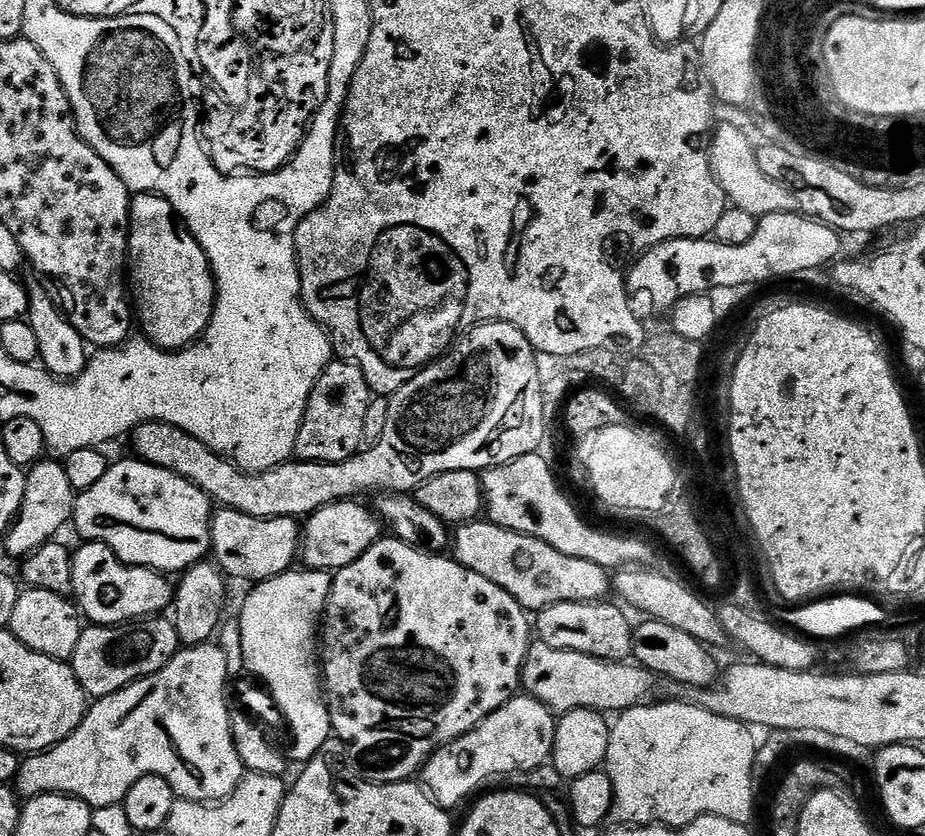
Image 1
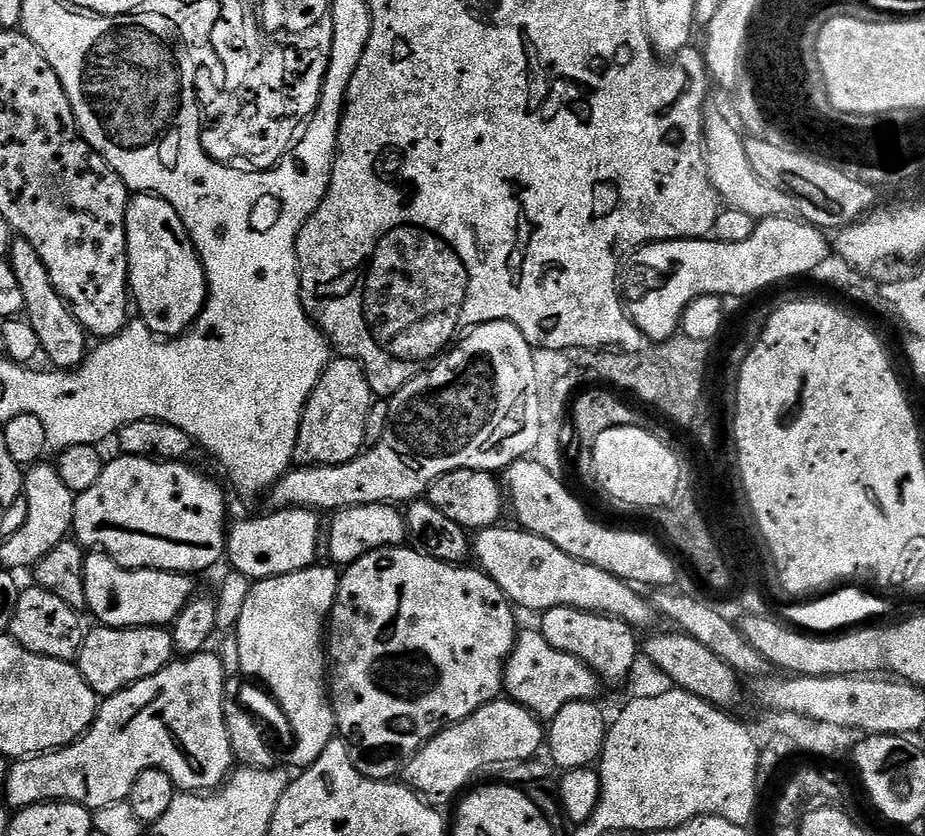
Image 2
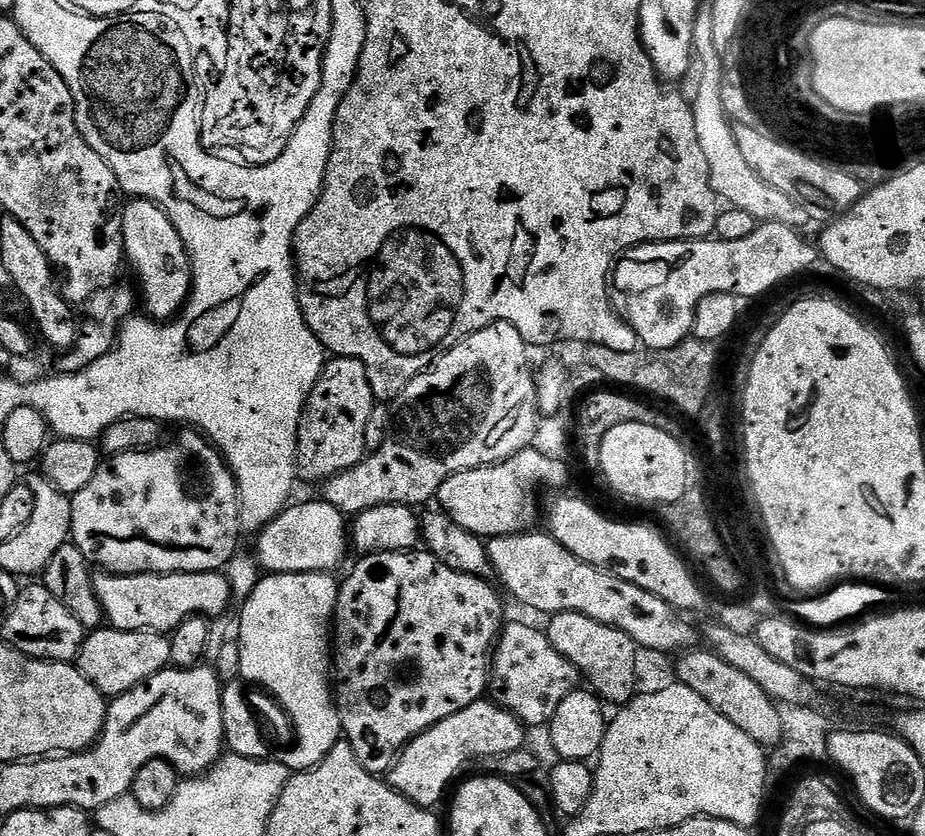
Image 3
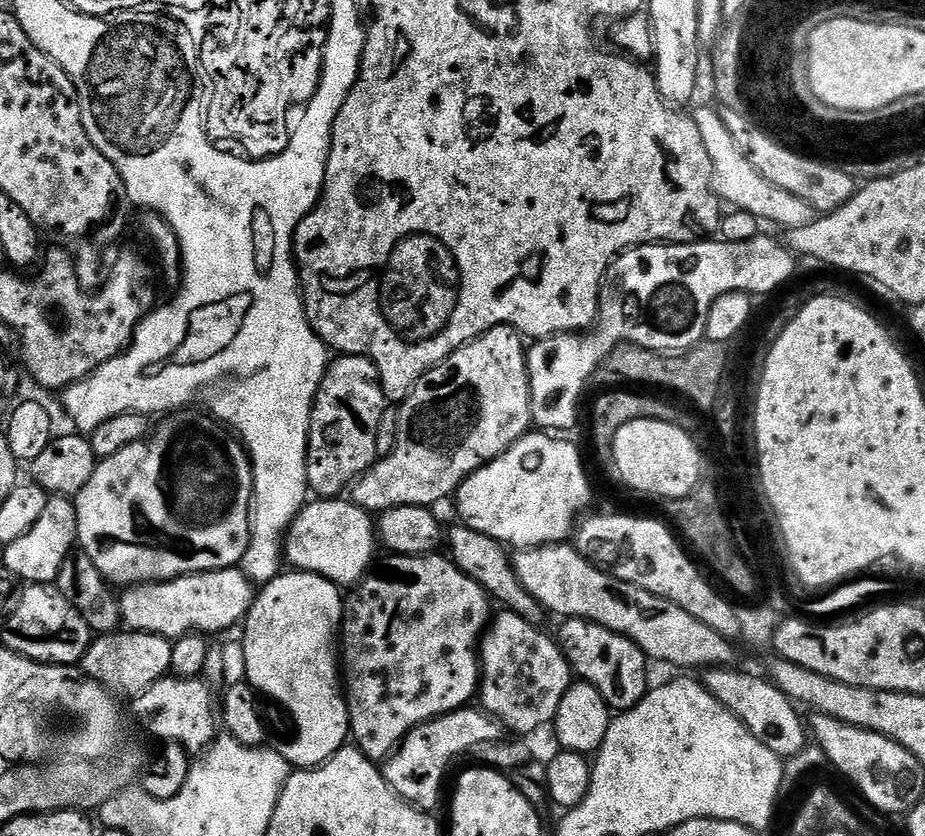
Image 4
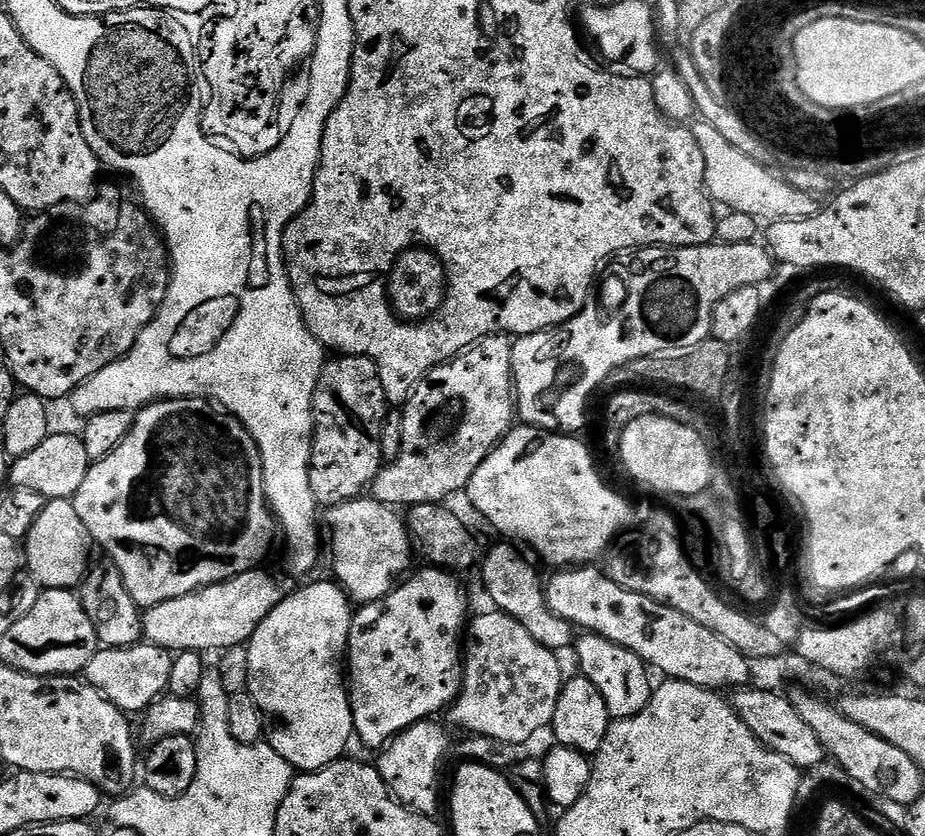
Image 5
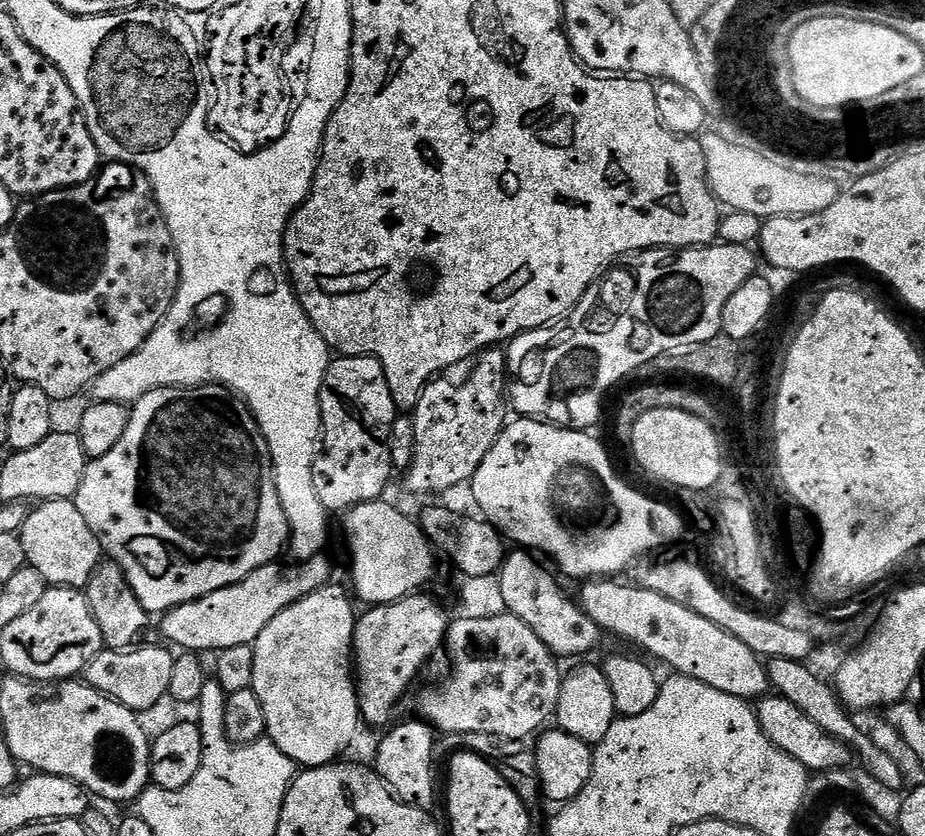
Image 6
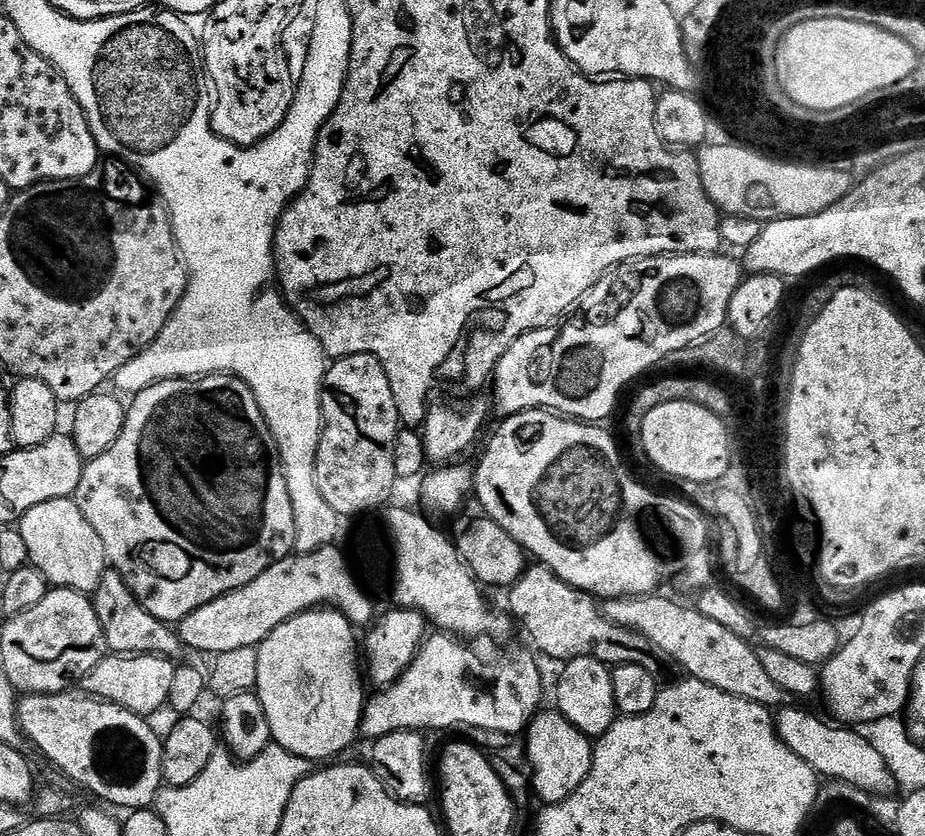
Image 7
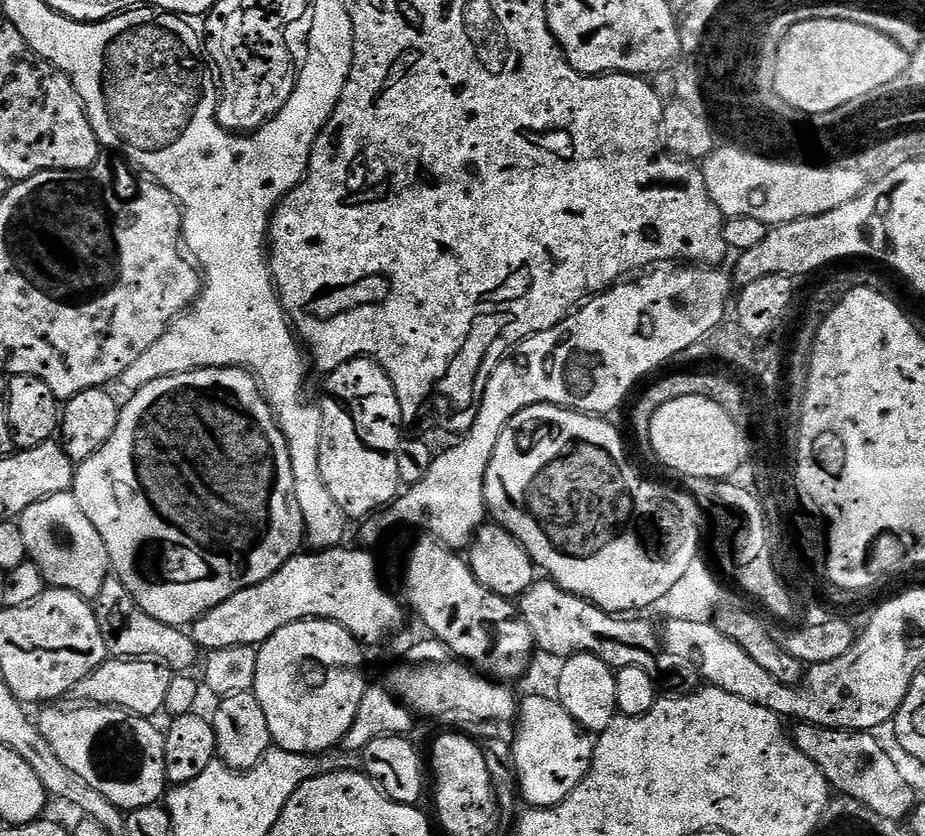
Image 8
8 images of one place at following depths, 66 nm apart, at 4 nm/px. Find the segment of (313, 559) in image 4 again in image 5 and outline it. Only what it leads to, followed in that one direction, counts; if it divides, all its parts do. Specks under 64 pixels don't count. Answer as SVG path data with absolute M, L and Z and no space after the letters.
M361 498L333 504L325 512L328 513L325 516L323 513L322 524L328 527L332 572L337 576L333 577L353 601L379 600L393 587L392 576L403 577L409 571L408 563L414 557L414 545L405 521L396 513L399 511L371 498Z

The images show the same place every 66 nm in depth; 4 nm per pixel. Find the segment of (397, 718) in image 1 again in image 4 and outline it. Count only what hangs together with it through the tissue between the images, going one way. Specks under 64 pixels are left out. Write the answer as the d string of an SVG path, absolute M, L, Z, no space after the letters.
M429 554L427 556L398 556L387 557L384 569L380 573L369 571L359 584L347 593L344 619L342 621L342 688L348 701L348 727L355 747L362 755L374 762L383 762L396 751L401 740L419 724L428 720L435 720L437 716L444 716L447 712L456 712L460 708L471 705L480 687L480 657L478 649L480 641L490 623L488 604L490 597L482 585L474 582L451 559L444 554Z

